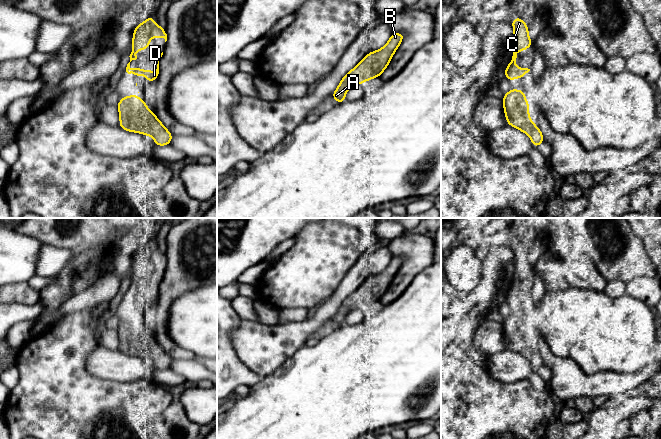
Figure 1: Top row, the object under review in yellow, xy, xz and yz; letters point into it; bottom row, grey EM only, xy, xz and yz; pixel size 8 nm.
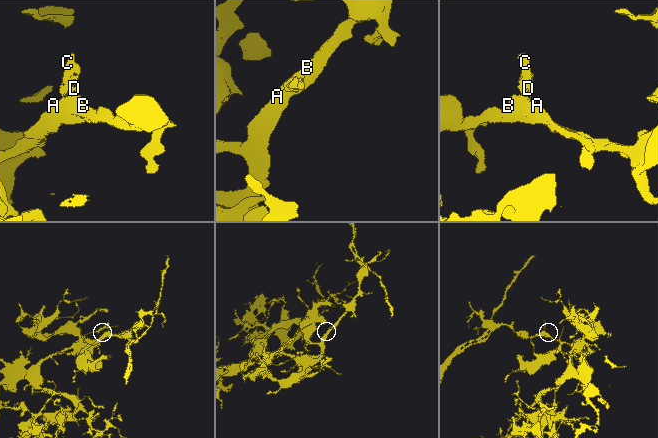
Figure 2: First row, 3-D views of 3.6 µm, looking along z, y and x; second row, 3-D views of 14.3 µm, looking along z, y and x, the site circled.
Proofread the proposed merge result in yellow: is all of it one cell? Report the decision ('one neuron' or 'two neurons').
one neuron

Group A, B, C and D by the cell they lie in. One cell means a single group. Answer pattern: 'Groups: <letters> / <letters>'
Groups: A B C D

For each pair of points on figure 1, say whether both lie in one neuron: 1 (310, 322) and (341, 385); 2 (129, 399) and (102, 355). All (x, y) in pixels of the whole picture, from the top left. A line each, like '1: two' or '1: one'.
1: two
2: two

